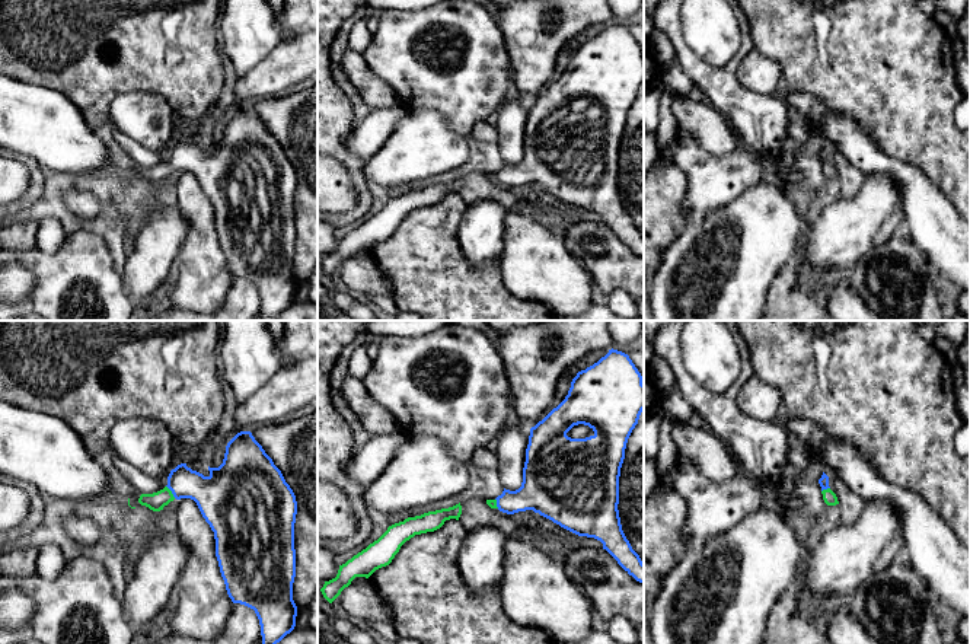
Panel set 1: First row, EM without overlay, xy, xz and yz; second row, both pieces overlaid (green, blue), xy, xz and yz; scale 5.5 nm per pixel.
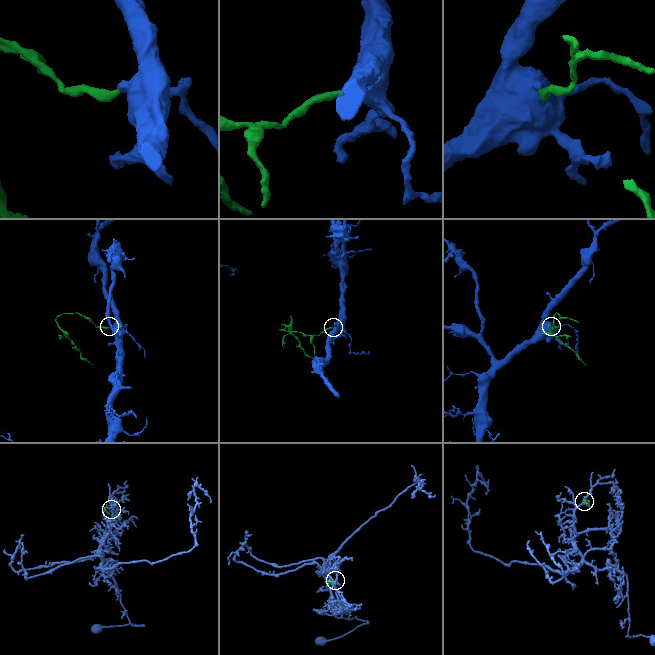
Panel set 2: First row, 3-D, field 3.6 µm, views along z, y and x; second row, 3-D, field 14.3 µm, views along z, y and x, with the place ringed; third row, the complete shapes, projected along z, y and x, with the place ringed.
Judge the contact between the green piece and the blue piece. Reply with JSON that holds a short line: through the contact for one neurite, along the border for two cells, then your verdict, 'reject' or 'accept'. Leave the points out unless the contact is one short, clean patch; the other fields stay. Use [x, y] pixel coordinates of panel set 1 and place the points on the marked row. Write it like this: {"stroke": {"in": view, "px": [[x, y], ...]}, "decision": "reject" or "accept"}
{"stroke": {"in": "xy", "px": [[156, 501], [171, 491], [204, 490], [216, 496]]}, "decision": "accept"}

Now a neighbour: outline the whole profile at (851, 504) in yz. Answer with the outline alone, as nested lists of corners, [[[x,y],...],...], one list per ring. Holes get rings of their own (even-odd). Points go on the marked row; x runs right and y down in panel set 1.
[[[829,478],[829,487],[836,494],[840,508],[840,520],[842,525],[853,525],[865,506],[865,500],[849,490],[842,479]]]

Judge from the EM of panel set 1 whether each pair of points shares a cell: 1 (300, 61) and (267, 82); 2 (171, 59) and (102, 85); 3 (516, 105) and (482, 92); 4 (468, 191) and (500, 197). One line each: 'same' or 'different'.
1: same
2: same
3: different
4: same

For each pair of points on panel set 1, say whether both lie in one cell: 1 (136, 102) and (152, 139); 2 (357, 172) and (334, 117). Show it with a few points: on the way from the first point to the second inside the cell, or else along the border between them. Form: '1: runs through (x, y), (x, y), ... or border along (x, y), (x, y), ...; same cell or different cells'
1: runs through (139, 111), (150, 123), (152, 130); same cell
2: runs through (347, 159), (334, 146), (334, 130); same cell

